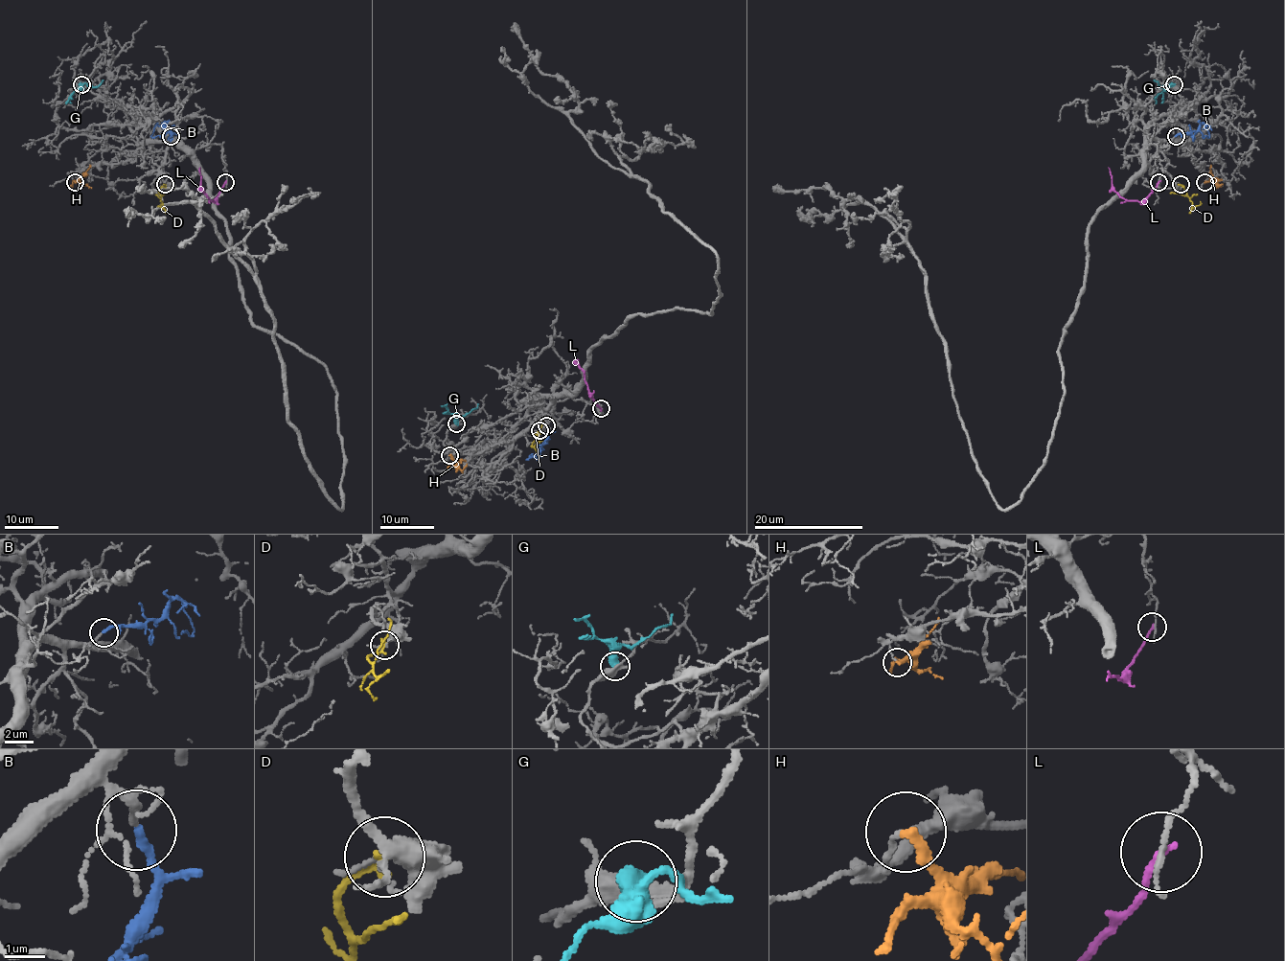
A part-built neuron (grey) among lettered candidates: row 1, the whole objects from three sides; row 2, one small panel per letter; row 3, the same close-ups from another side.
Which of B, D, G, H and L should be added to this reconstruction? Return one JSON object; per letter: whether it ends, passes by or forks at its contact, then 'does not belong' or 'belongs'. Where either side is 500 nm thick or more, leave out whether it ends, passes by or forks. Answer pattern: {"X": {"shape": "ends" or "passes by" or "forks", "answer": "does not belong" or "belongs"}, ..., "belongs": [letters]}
{"B": {"shape": "ends", "answer": "belongs"}, "D": {"shape": "ends", "answer": "does not belong"}, "G": {"answer": "does not belong"}, "H": {"shape": "ends", "answer": "does not belong"}, "L": {"shape": "ends", "answer": "does not belong"}, "belongs": ["B"]}

